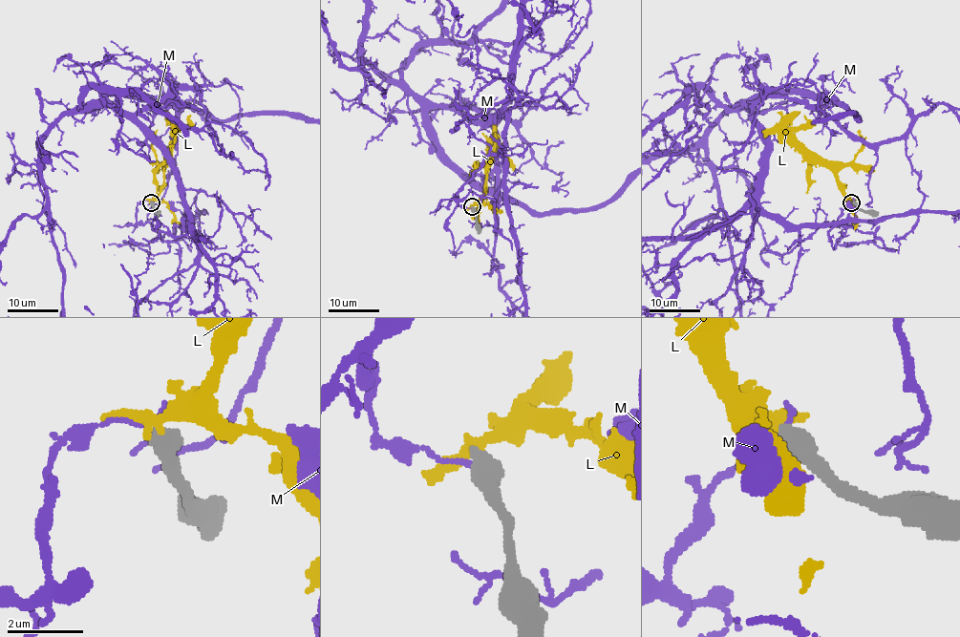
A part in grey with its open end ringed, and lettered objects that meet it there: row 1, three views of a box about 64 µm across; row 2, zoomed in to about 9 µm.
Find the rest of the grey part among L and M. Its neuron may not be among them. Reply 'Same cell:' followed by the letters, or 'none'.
Same cell: none

